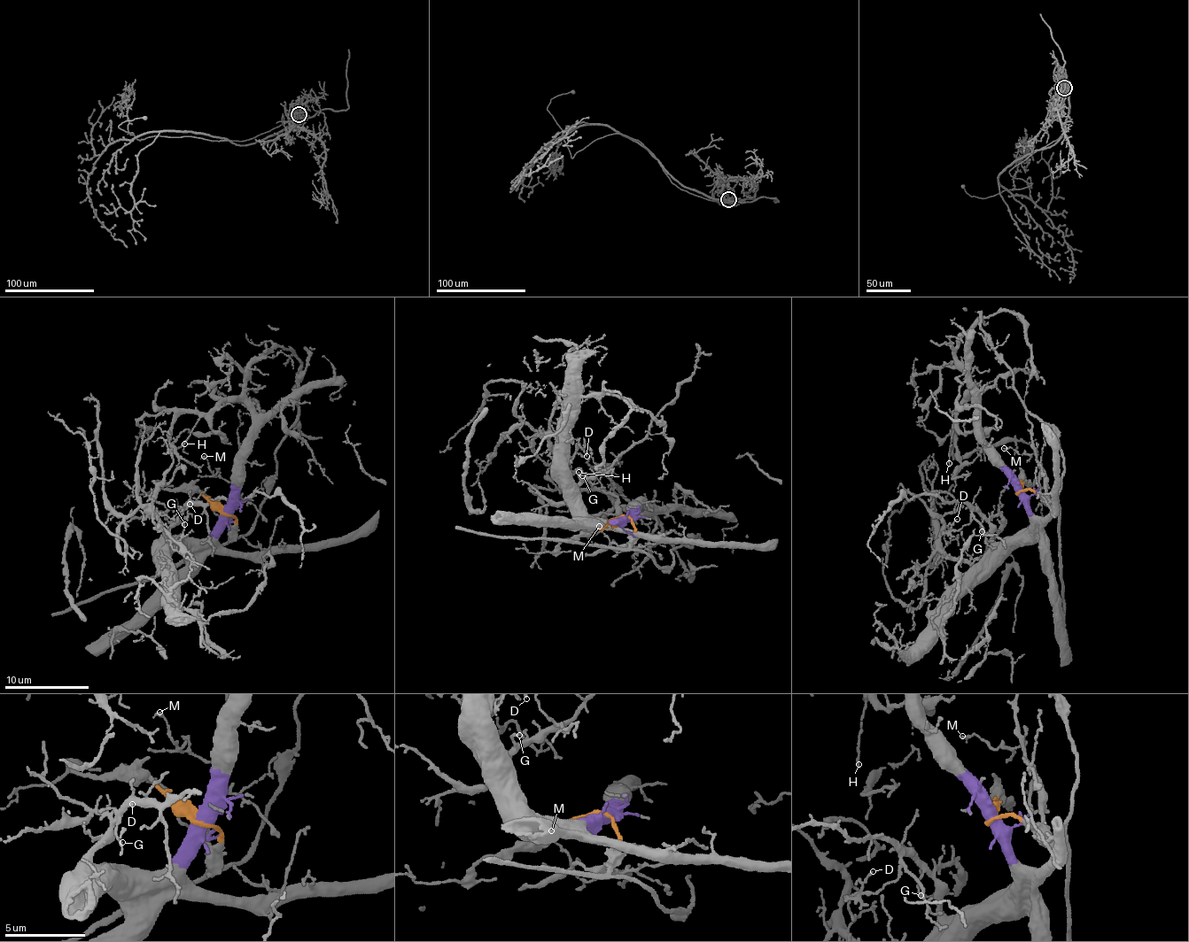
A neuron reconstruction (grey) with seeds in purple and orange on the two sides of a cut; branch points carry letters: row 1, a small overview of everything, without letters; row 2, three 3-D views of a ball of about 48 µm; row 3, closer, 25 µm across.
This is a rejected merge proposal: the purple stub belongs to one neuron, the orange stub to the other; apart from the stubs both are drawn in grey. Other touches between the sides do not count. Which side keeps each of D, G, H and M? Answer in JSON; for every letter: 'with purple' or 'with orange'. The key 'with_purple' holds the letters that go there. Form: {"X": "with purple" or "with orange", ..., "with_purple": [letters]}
{"D": "with purple", "G": "with purple", "H": "with purple", "M": "with orange", "with_purple": ["D", "G", "H"]}

